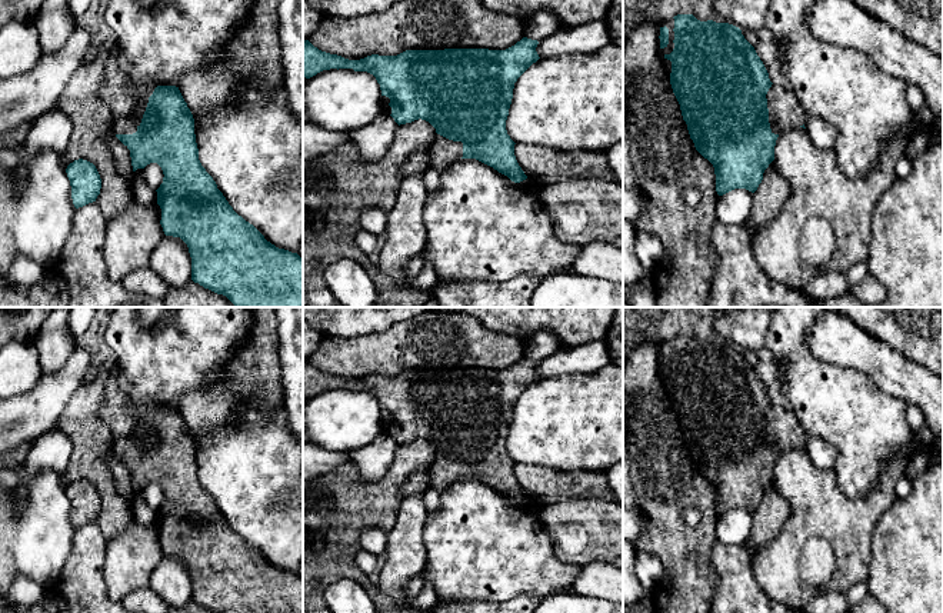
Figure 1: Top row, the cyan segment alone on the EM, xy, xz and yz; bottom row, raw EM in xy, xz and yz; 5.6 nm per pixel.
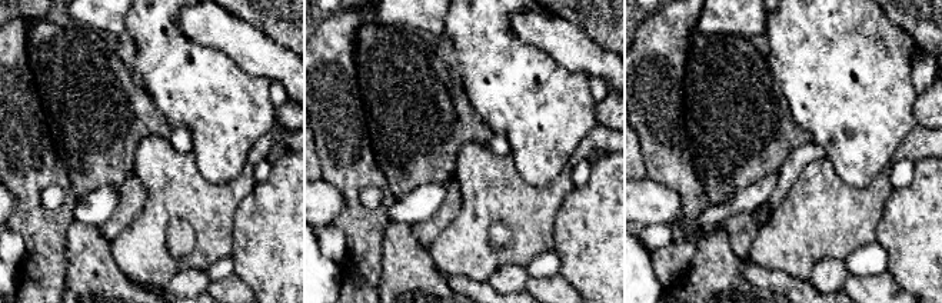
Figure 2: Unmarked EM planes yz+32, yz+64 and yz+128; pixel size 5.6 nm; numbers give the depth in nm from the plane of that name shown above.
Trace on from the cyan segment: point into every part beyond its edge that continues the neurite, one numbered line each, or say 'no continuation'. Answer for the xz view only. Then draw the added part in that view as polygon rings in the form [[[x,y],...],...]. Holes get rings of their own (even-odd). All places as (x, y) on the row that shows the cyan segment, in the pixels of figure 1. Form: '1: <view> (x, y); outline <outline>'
1: xz (443, 152); outline [[[436,133],[434,141],[429,149],[431,167],[443,170],[463,157],[463,143],[449,140]]]

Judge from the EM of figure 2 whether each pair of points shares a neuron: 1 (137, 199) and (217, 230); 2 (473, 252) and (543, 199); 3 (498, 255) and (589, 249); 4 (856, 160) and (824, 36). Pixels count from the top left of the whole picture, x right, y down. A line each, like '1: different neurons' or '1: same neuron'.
1: different neurons
2: same neuron
3: different neurons
4: same neuron

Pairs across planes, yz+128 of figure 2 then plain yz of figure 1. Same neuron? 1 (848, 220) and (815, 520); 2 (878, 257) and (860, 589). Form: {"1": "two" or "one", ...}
{"1": "one", "2": "one"}

